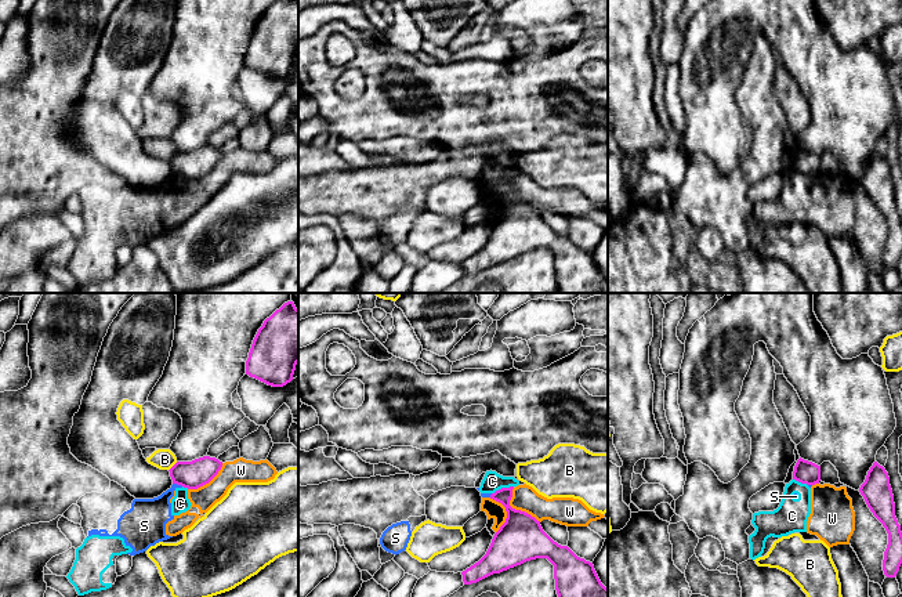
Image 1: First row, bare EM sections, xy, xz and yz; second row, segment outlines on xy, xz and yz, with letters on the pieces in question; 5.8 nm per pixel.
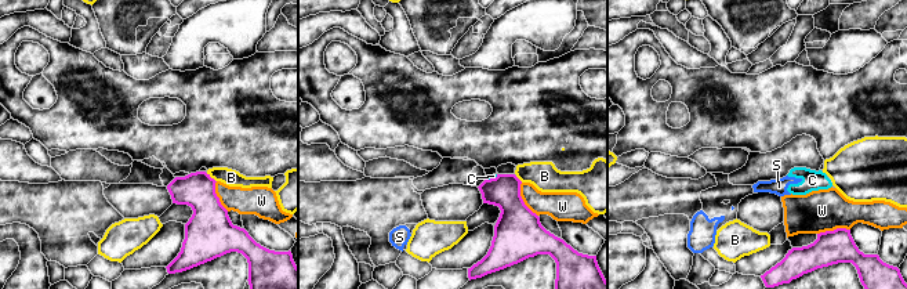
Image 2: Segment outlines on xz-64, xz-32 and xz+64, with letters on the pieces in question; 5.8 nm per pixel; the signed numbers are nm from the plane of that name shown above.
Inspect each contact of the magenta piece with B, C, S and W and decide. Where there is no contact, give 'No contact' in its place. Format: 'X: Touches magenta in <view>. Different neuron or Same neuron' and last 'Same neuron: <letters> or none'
B: Touches magenta in xy. Different neuron
C: Touches magenta in xz. Different neuron
S: Touches magenta in xy. Different neuron
W: Touches magenta in xz. Different neuron
Same neuron: none

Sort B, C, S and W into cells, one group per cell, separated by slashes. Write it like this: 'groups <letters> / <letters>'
groups B / C S W

